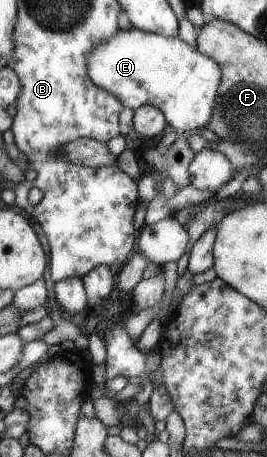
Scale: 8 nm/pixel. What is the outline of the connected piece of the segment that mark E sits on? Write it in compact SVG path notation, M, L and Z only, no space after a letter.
M142 29L123 30L113 38L103 40L87 58L90 81L119 97L122 103L136 111L143 105L155 106L164 114L168 129L195 134L208 126L215 115L215 100L222 88L222 67L210 56L178 36L163 35Z

